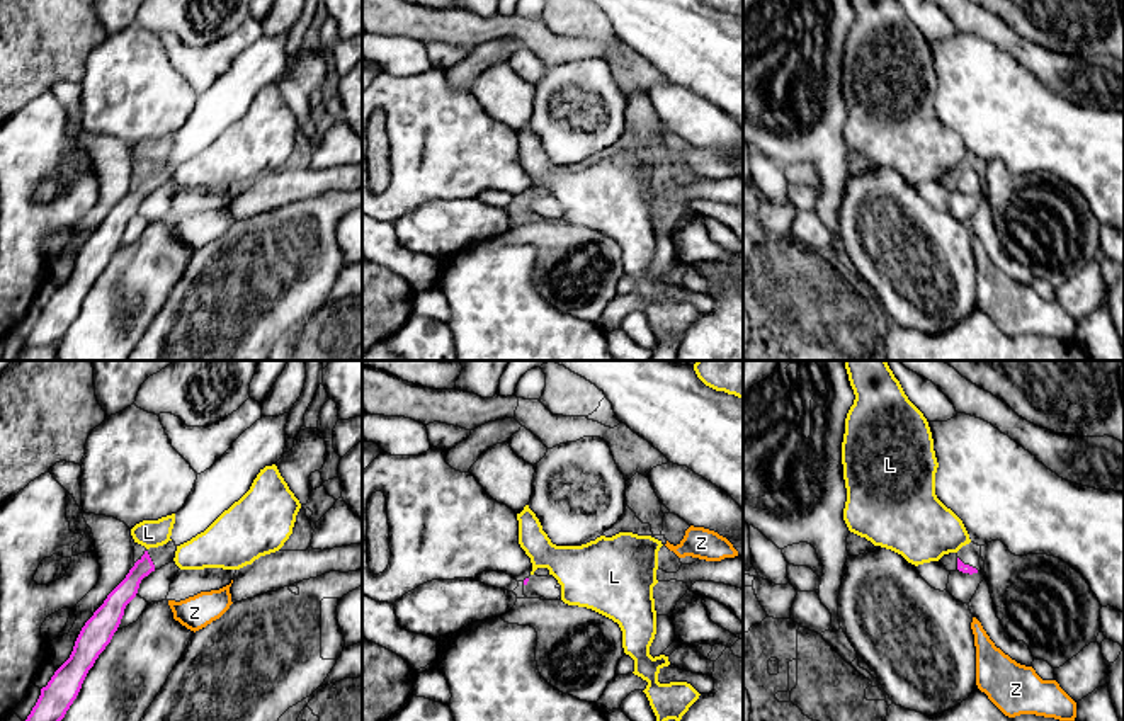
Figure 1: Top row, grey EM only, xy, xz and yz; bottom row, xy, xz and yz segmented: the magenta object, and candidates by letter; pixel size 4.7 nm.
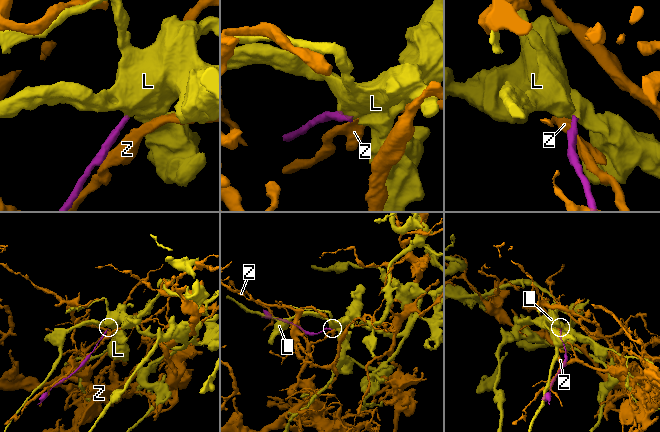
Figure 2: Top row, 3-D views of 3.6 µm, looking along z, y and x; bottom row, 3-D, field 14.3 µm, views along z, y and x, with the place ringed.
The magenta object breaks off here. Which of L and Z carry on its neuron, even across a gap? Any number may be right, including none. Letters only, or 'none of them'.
none of them

